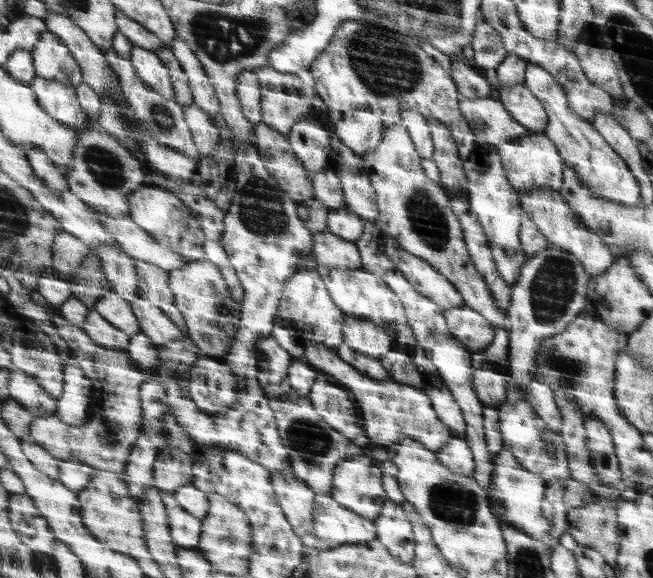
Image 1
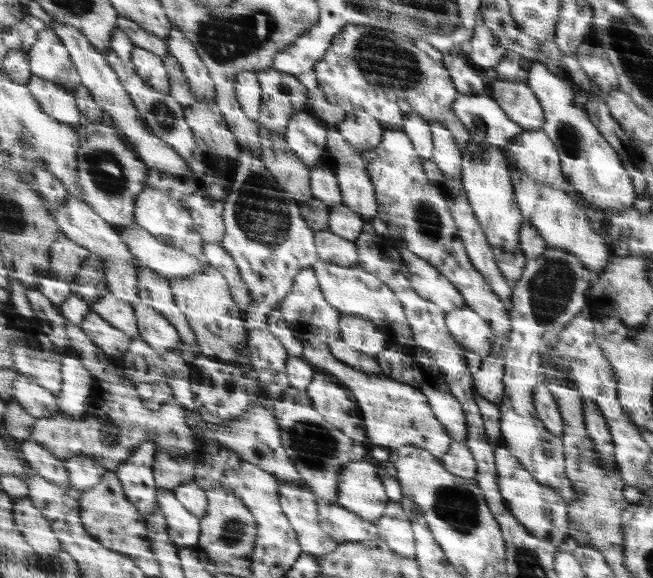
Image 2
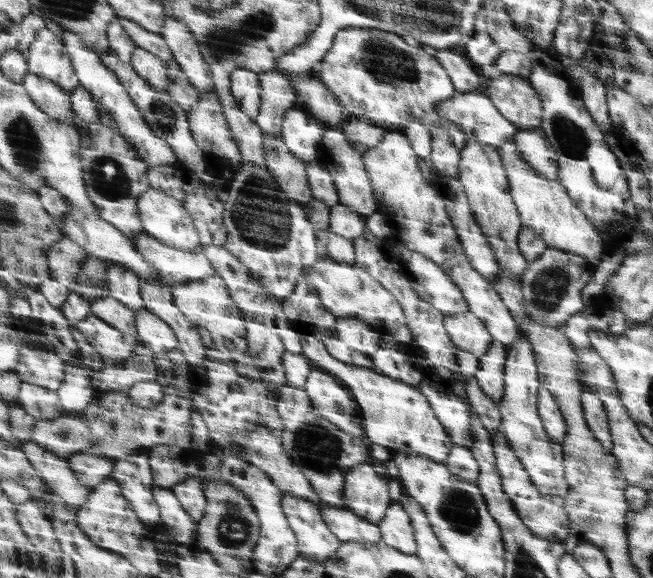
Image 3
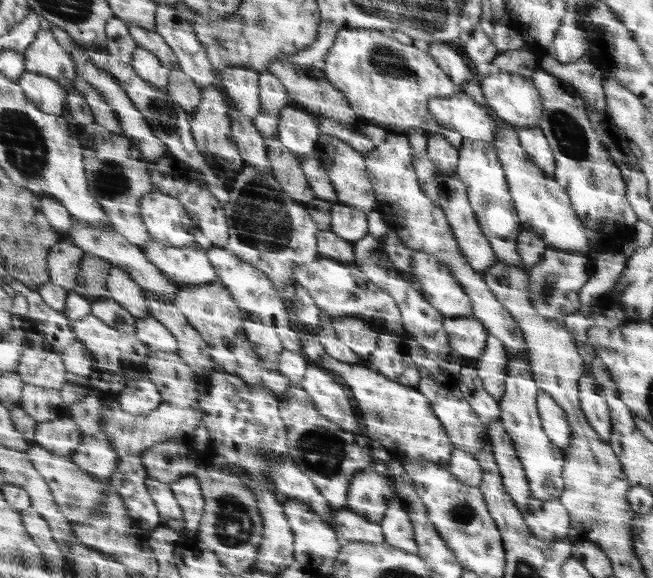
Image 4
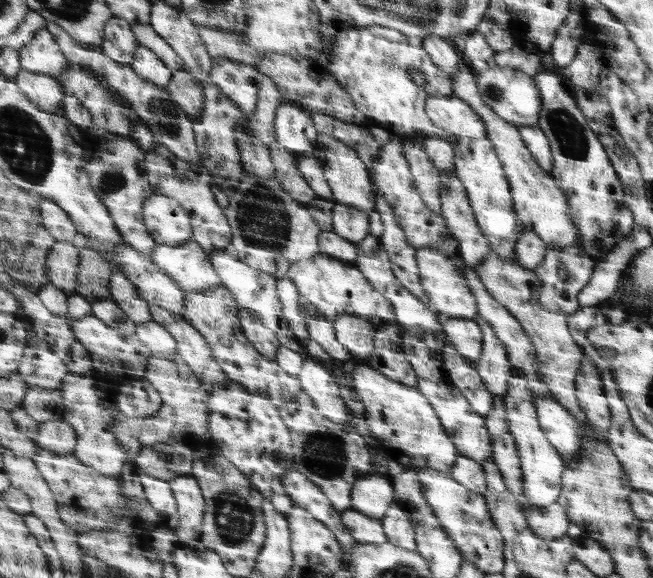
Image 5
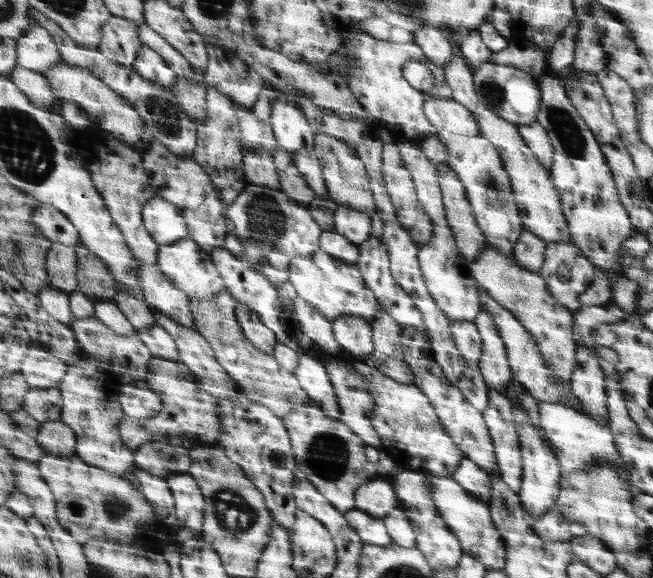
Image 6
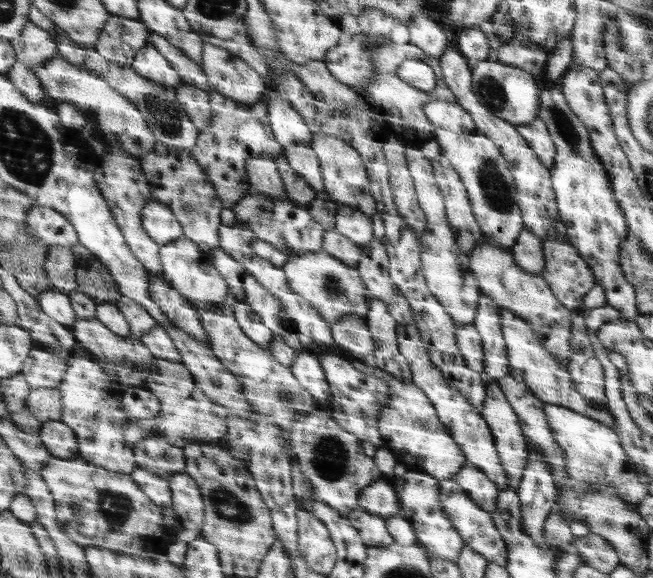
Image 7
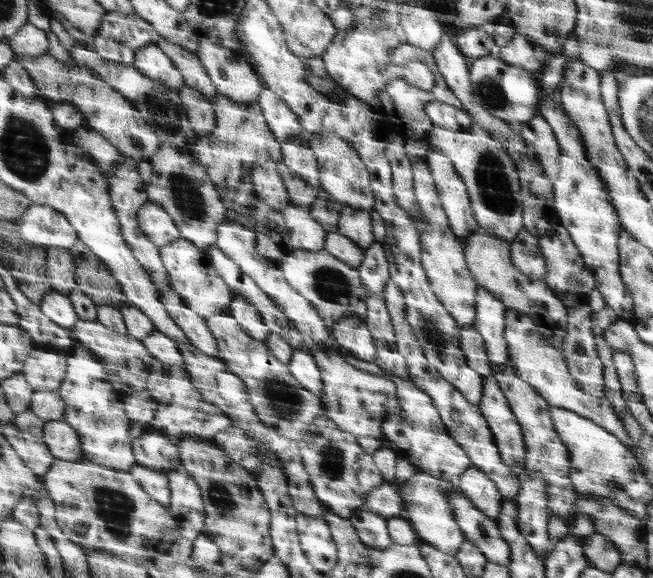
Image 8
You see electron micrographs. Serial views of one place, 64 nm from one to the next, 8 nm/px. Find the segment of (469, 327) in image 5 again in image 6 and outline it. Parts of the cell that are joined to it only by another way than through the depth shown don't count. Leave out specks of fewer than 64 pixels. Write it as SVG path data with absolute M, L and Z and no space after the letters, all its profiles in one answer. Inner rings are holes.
M450 321L450 332L452 332L456 348L464 357L466 364L473 369L479 368L483 352L483 341L478 326L474 326L474 321Z

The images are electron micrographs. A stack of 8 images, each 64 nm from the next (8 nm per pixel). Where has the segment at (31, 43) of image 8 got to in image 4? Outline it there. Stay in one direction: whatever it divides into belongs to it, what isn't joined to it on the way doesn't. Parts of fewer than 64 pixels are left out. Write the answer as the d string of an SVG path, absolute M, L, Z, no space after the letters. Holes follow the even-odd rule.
M42 31L25 53L26 68L30 72L50 76L62 87L75 90L77 65L69 51L51 31Z

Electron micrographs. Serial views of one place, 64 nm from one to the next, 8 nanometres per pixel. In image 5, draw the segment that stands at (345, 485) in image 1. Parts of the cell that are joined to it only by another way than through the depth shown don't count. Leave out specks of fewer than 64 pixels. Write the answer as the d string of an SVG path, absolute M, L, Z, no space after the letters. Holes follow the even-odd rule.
M382 474L360 477L352 487L350 508L370 518L382 520L382 516L387 515L387 509L391 507L390 502L396 494L395 490L392 490L392 485L386 478L382 478Z

